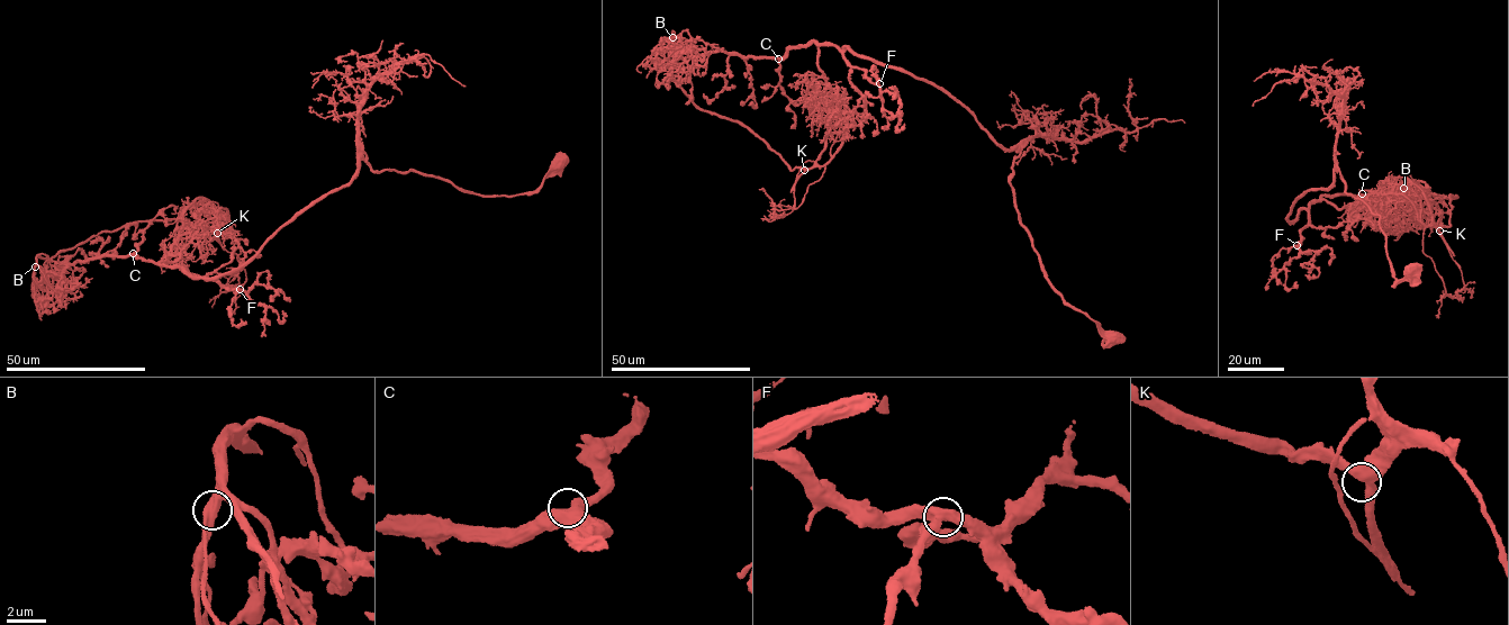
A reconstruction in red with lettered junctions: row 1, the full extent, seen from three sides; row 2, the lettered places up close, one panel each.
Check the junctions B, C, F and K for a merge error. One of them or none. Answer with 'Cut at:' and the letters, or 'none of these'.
Cut at: B

